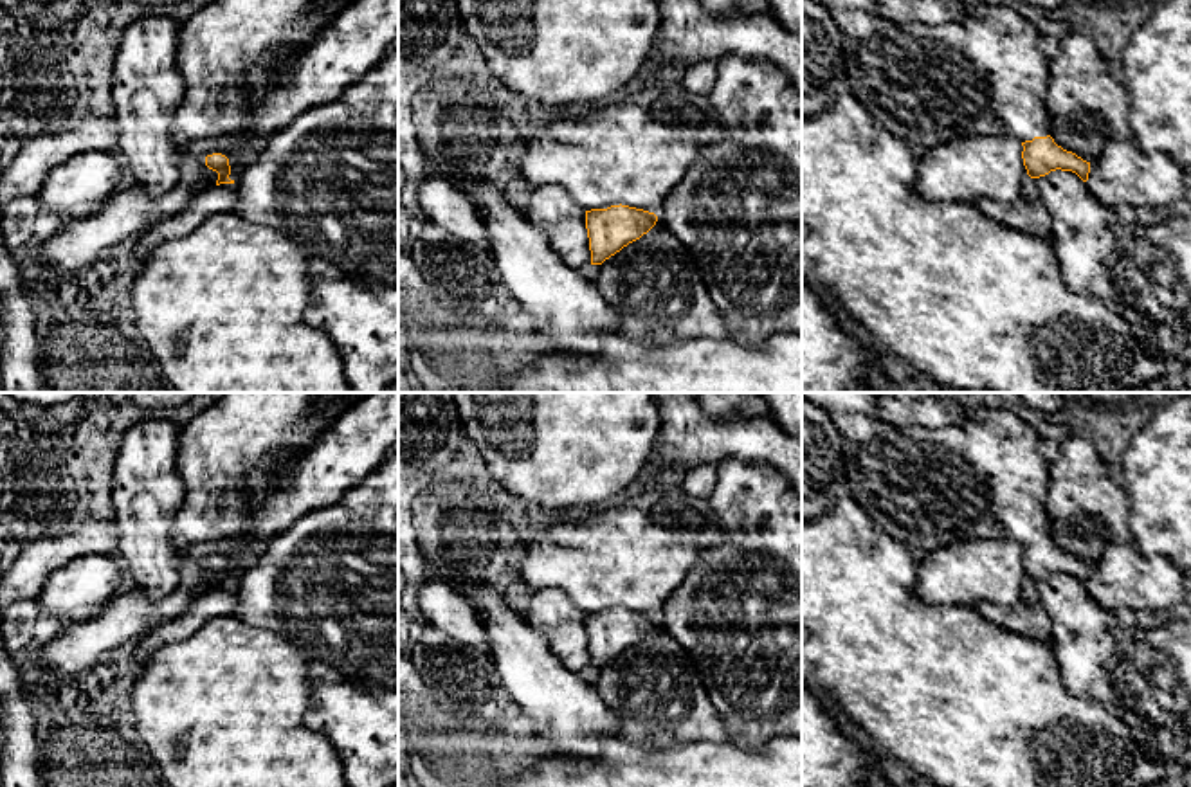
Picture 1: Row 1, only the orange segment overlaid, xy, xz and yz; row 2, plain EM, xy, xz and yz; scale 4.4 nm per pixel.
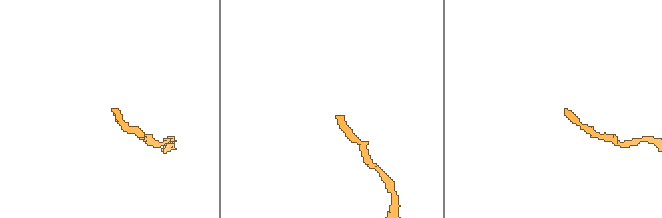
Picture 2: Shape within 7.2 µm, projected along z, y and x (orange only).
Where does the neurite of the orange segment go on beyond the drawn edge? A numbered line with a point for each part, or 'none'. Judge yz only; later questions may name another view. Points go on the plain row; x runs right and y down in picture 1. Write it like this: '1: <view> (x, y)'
1: yz (927, 487)

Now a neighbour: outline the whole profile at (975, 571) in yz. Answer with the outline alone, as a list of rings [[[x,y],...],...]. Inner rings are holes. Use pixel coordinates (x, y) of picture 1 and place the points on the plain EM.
[[[1013,538],[955,542],[924,555],[914,573],[914,589],[930,605],[1014,607],[1027,600],[1022,555]]]

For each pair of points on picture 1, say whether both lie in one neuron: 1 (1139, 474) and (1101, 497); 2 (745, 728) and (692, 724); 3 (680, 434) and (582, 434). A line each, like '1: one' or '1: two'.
1: two
2: two
3: two

